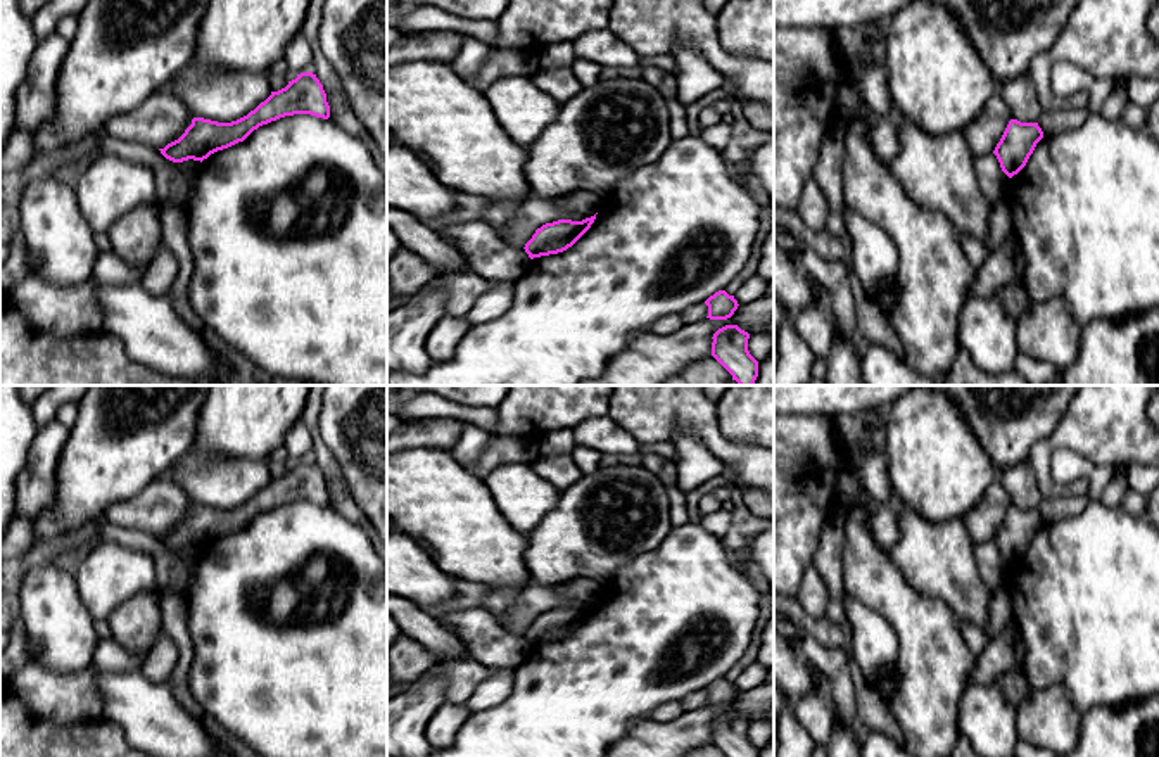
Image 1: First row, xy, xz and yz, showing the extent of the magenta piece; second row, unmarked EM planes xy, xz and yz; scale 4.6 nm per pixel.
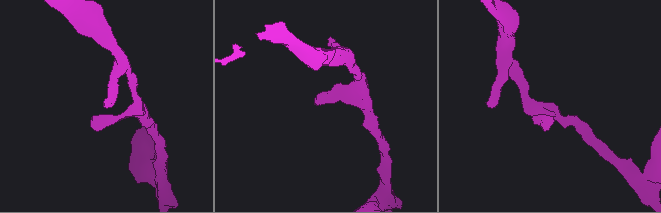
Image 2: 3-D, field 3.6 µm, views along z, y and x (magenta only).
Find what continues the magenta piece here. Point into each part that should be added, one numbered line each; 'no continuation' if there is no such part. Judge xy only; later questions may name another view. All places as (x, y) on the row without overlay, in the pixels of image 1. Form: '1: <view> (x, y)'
no continuation

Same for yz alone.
no continuation

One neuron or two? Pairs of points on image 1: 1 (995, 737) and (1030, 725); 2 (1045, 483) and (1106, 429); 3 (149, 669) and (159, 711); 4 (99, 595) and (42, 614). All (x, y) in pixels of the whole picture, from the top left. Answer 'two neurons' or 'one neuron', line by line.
1: two neurons
2: one neuron
3: two neurons
4: two neurons

